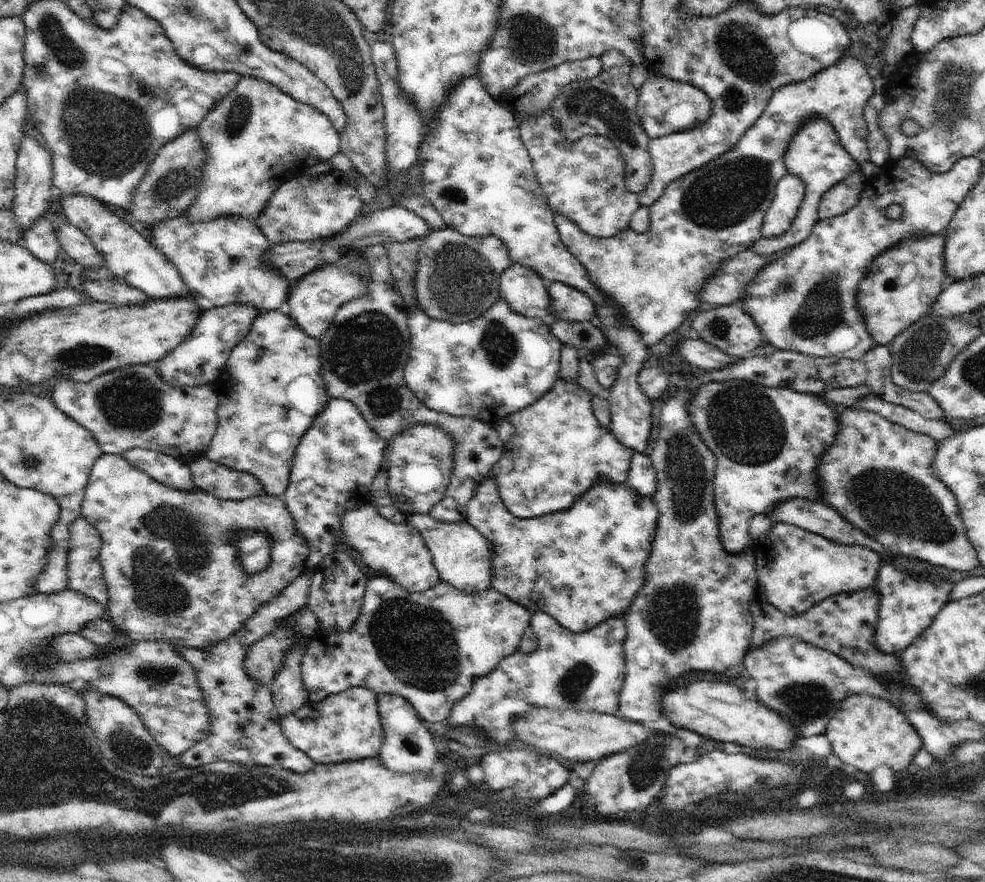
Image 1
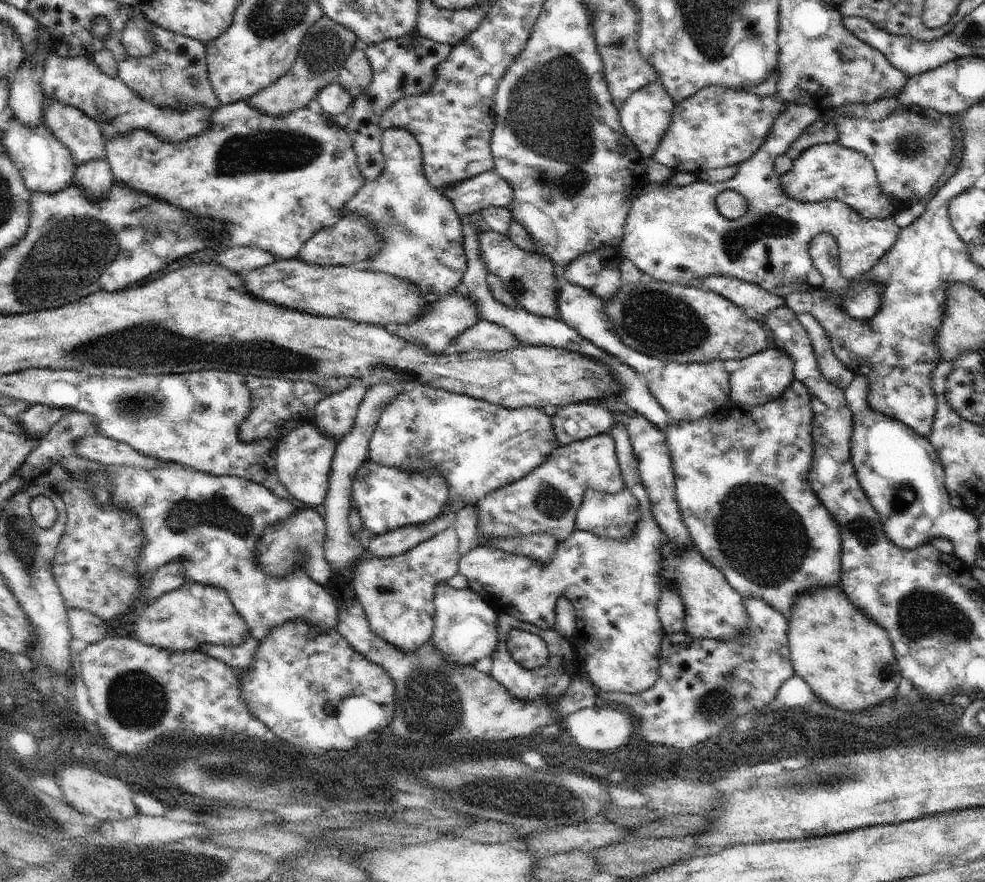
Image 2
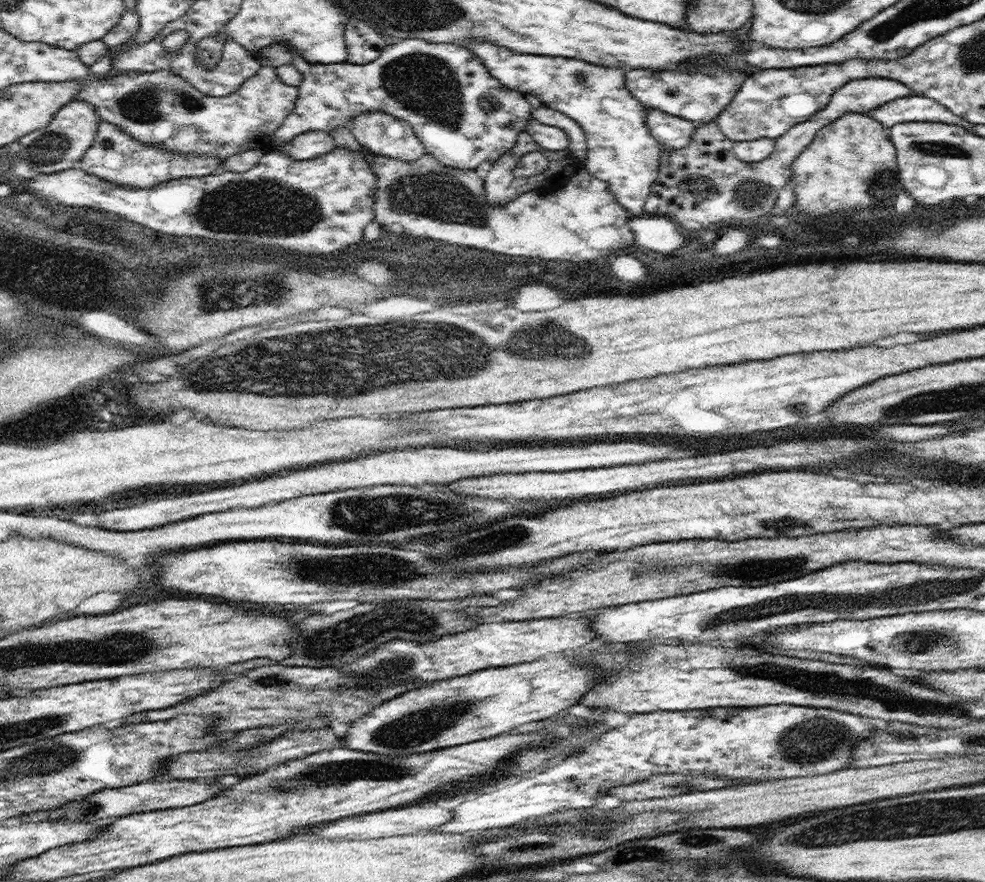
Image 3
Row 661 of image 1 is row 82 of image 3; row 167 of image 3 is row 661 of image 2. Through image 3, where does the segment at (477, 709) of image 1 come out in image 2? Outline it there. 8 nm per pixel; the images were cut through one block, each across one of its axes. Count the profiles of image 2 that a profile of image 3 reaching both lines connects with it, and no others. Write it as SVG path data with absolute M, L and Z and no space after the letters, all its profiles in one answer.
M618 422L610 430L610 436L614 438L625 488L631 490L632 494L638 498L638 508L642 514L631 537L616 540L576 529L564 542L557 542L554 558L548 564L536 562L530 556L512 554L494 546L476 546L468 554L461 555L458 572L466 578L468 589L480 594L499 614L503 612L518 620L534 624L542 630L555 628L555 609L558 599L567 598L576 611L578 644L582 644L582 648L586 650L586 670L592 682L598 686L602 695L608 692L638 694L650 690L656 684L659 677L659 656L664 647L662 638L666 632L657 611L661 590L664 587L660 582L663 532L654 518L654 513L651 512L652 502L644 490L638 461L623 423Z

